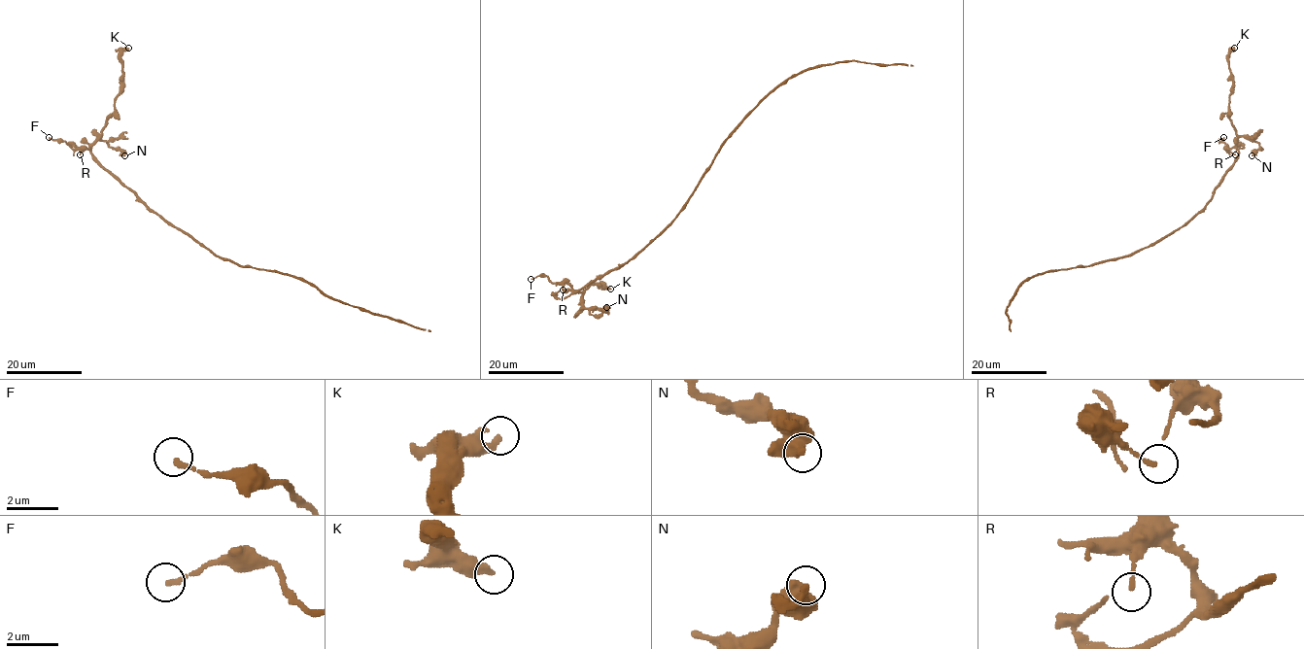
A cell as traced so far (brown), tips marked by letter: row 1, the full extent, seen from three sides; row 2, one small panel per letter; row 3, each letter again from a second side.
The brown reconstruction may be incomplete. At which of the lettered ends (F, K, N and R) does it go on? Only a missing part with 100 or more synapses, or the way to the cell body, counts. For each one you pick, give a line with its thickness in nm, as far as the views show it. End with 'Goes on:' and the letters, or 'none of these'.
Goes on: none of these

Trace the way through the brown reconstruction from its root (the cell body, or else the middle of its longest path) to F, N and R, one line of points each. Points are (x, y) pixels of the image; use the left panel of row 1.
F: (207, 249), (154, 213), (112, 176), (88, 148), (72, 149), (63, 141), (49, 137)
N: (207, 249), (168, 224), (123, 187), (101, 164), (91, 148), (101, 136), (124, 155)
R: (207, 249), (154, 213), (112, 176), (88, 148), (80, 154)

